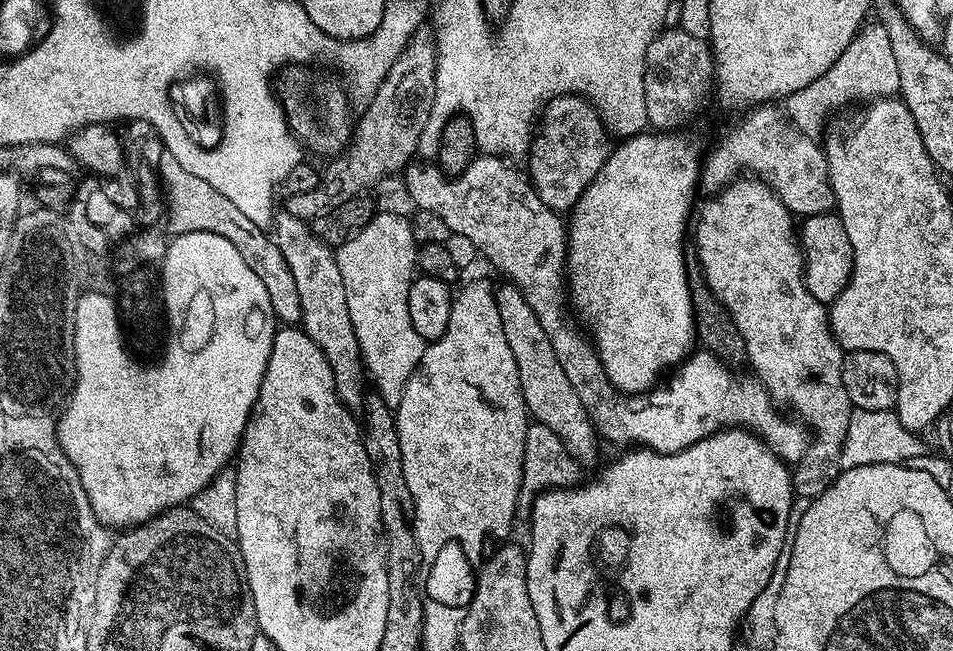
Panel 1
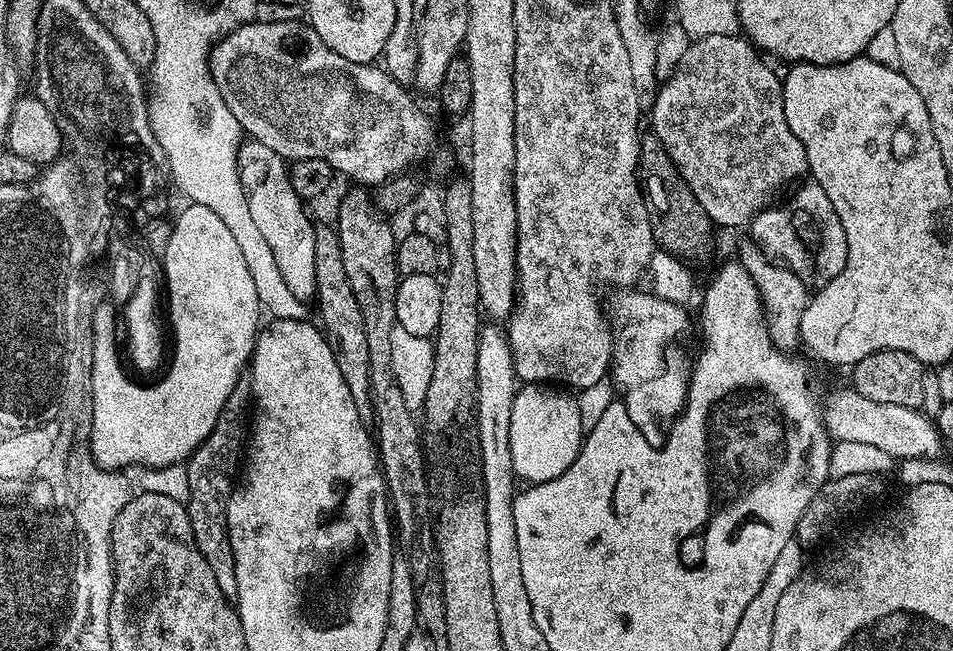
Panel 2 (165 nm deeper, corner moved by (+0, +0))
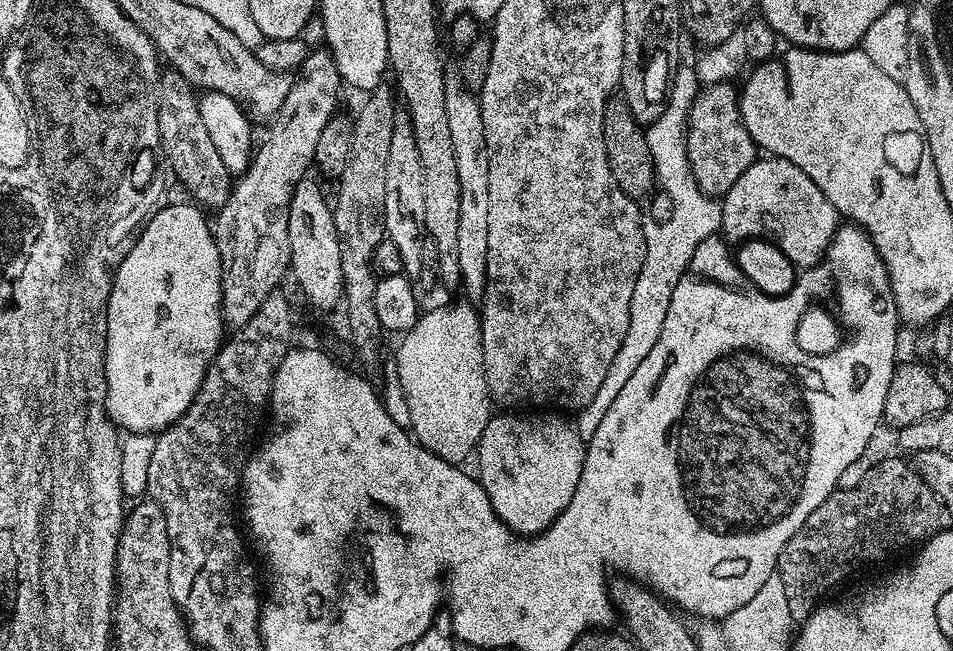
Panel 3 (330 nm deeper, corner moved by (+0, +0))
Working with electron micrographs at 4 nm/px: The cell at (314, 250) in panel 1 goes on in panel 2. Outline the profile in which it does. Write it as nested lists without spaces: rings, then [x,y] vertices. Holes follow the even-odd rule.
[[[251,138],[245,139],[236,153],[236,171],[240,174],[246,206],[250,206],[250,218],[254,218],[254,226],[262,230],[290,294],[294,294],[298,300],[308,302],[316,295],[314,238],[317,225],[305,201],[294,194],[288,170],[289,165],[284,157],[274,154],[270,146],[262,146],[262,142]]]

